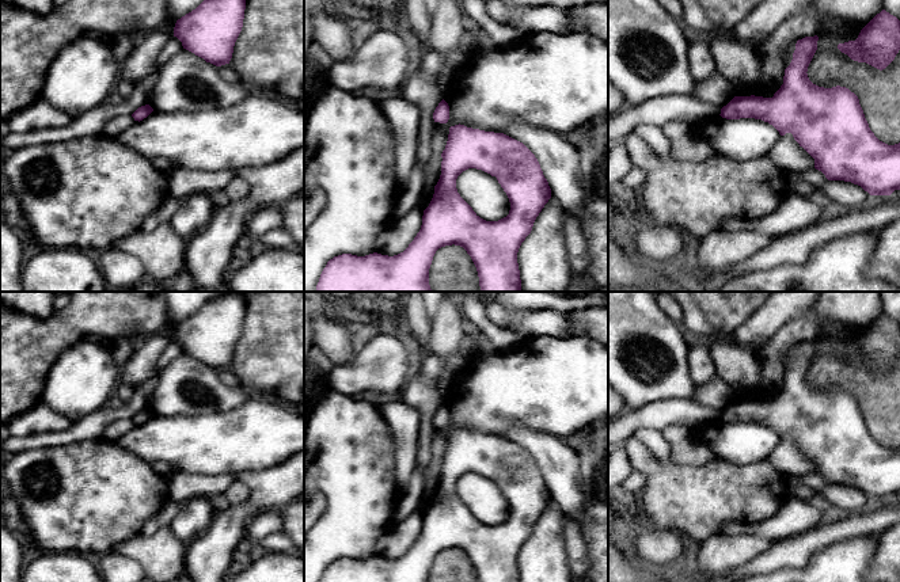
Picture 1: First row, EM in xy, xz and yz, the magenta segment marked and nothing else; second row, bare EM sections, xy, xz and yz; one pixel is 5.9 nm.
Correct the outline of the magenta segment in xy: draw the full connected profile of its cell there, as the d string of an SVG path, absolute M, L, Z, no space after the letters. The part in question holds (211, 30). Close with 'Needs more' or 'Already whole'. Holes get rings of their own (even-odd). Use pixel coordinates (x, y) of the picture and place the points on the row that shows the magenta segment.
M204 0L195 9L176 20L174 37L176 37L183 49L194 53L216 66L229 64L235 42L242 31L244 19L246 0Z. Already whole

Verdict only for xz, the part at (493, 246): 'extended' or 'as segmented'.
as segmented

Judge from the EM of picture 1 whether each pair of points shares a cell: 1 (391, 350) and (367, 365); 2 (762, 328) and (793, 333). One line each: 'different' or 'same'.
1: same
2: different

